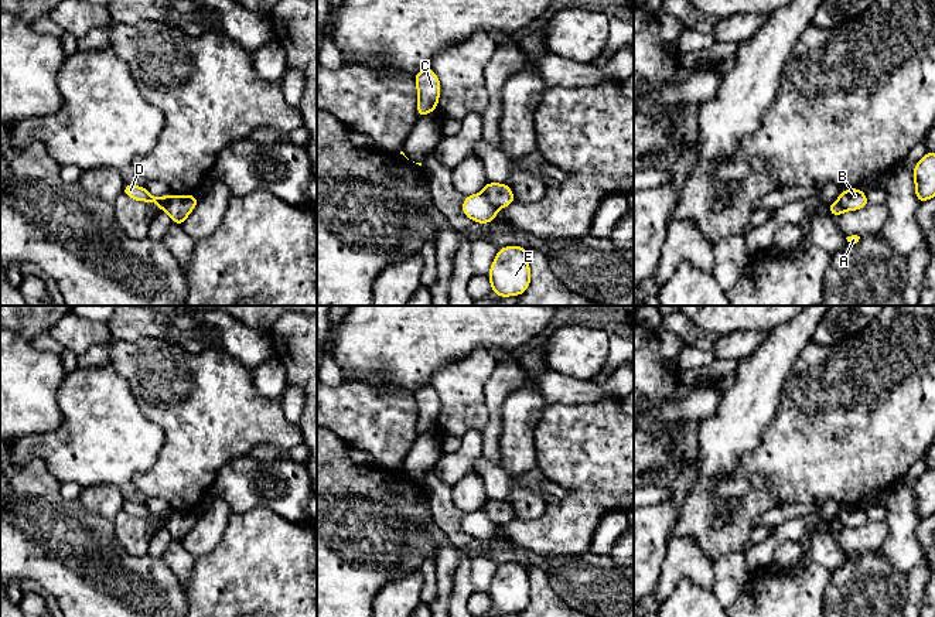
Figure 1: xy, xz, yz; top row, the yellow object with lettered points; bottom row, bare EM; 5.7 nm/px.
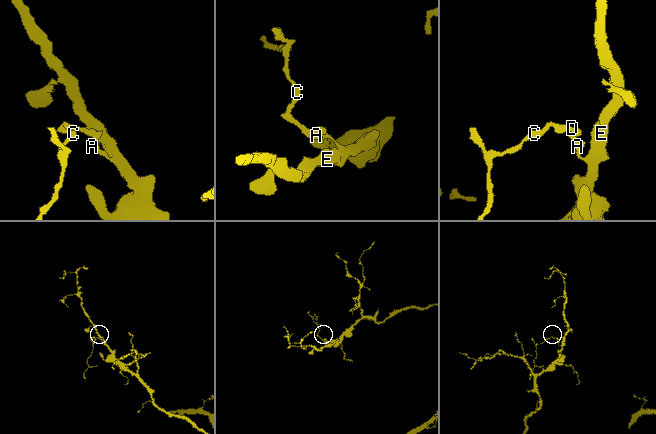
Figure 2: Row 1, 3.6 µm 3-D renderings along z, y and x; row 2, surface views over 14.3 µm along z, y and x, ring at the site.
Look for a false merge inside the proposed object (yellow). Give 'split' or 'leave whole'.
split

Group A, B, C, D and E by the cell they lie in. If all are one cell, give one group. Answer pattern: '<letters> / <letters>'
A E / B C D

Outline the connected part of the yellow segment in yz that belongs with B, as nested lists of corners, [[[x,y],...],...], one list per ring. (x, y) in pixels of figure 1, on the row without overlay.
[[[860,505],[843,507],[839,512],[839,519],[846,528],[857,528],[869,522],[866,509]]]

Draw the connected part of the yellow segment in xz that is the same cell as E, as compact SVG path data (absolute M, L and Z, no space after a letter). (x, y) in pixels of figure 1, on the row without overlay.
M516 562L501 565L487 590L491 607L499 614L521 613L530 601L528 566Z

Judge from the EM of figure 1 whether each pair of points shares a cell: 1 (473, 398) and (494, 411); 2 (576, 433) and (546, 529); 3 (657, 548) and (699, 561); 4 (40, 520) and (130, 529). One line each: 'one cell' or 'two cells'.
1: two cells
2: one cell
3: two cells
4: two cells

